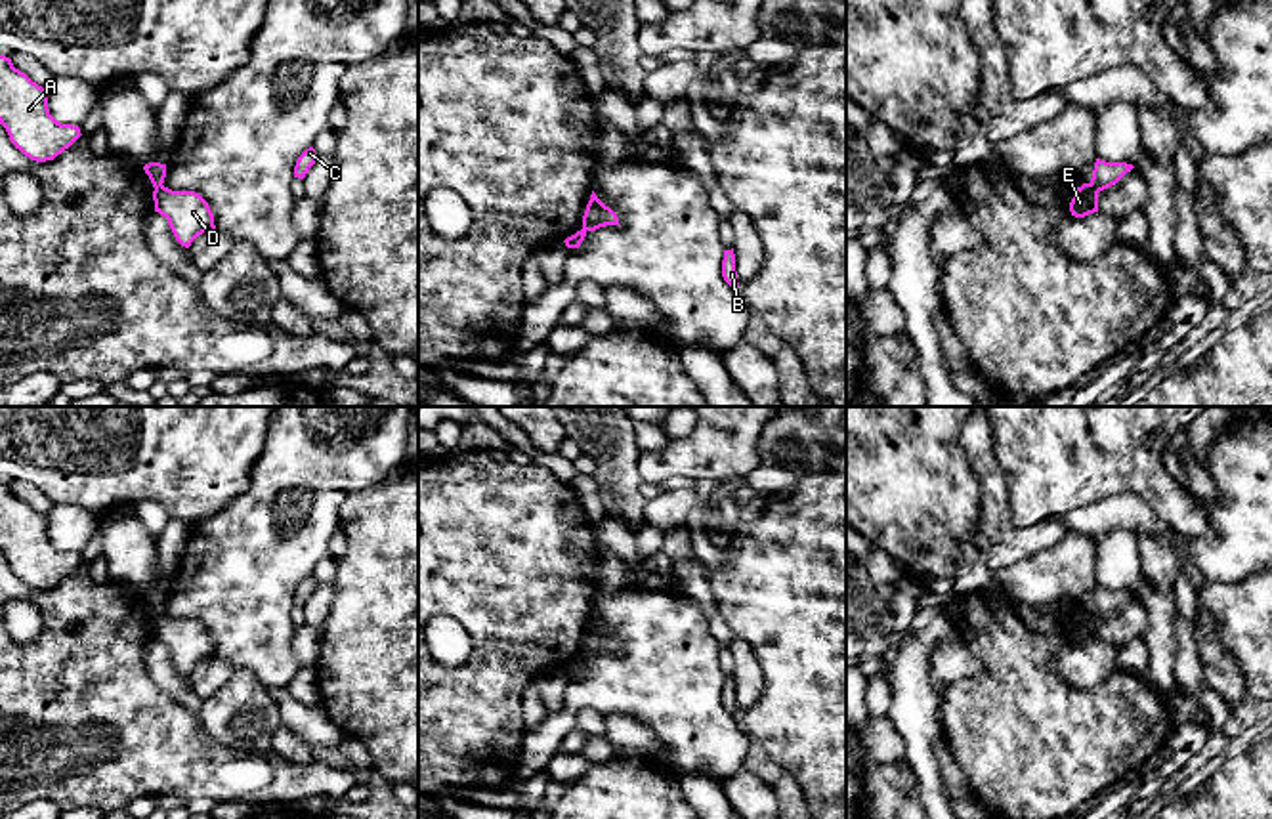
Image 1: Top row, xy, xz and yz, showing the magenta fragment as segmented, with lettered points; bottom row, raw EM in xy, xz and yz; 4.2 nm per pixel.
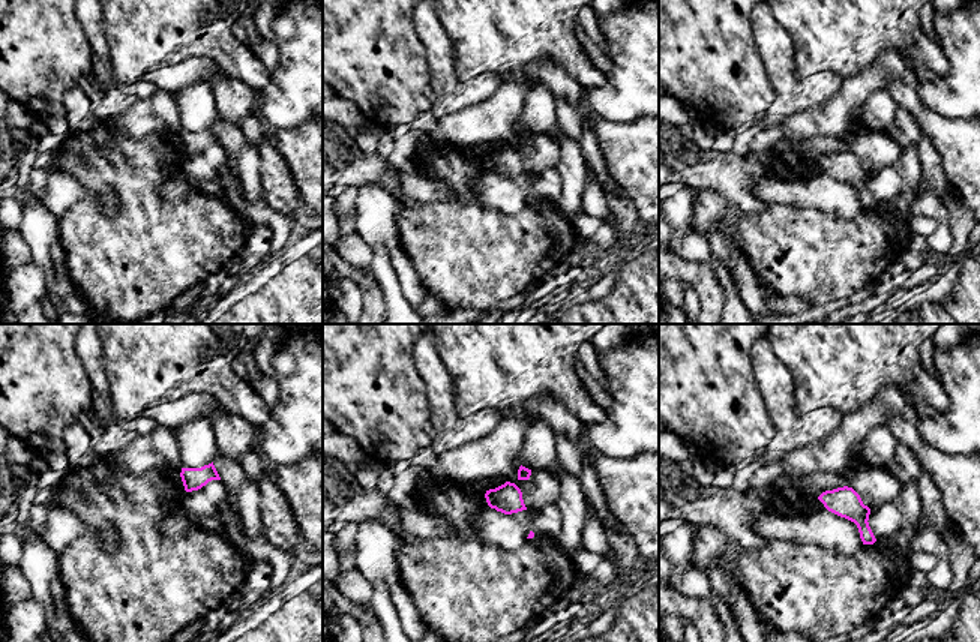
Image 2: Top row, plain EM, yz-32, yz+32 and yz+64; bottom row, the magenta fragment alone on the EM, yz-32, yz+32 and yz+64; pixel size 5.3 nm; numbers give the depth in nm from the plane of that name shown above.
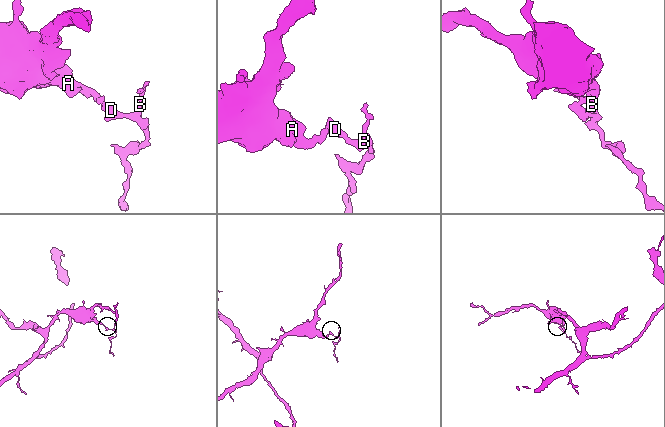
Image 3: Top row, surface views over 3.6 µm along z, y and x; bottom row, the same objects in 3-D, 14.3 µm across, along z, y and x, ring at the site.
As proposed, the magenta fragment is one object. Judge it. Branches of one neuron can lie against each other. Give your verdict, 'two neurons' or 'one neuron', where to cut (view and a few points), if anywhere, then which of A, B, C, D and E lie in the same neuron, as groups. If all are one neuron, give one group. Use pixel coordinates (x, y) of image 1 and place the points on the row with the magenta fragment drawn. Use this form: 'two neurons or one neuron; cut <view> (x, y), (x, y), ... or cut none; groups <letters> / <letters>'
two neurons; cut yz (1091, 182), (1099, 191); groups A / B C D E

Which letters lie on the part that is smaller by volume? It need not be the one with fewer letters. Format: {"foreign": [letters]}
{"foreign": ["B", "C", "D", "E"]}

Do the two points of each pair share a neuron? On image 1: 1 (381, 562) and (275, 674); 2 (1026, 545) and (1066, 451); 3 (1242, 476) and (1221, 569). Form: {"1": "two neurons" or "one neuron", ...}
{"1": "two neurons", "2": "two neurons", "3": "one neuron"}

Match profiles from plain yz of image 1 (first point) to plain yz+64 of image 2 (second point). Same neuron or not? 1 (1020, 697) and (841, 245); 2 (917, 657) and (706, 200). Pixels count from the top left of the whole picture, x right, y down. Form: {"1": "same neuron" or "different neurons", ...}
{"1": "same neuron", "2": "same neuron"}

